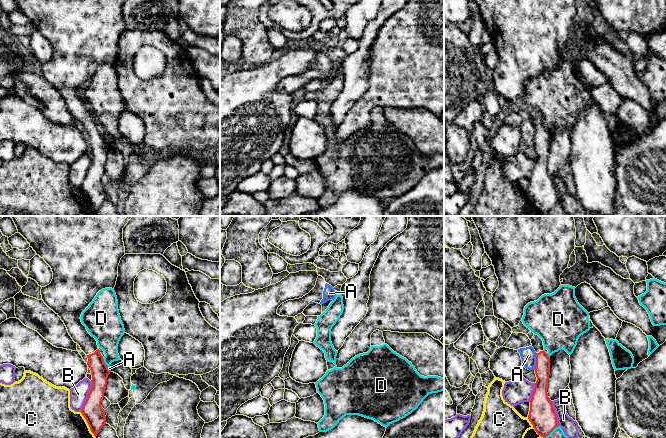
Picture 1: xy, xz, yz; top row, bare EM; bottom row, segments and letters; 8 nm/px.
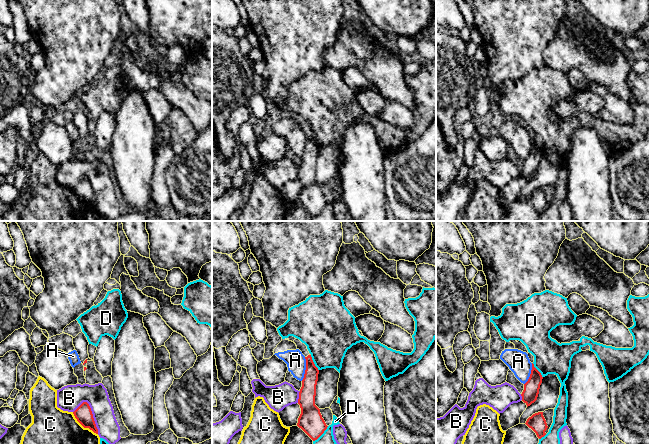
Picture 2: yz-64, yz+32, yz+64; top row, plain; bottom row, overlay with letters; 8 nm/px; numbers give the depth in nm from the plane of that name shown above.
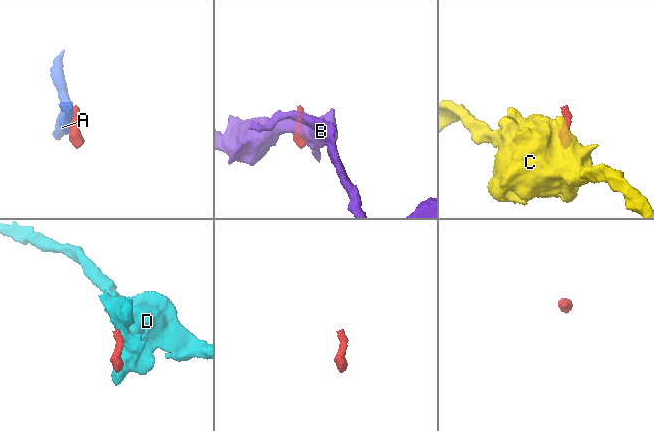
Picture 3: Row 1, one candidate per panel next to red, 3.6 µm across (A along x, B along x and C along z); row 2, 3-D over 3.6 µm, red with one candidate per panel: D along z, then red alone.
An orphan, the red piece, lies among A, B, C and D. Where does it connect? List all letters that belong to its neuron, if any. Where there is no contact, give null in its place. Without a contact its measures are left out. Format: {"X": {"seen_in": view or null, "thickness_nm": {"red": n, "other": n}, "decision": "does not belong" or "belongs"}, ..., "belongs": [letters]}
{"A": {"seen_in": "yz", "thickness_nm": {"red": 130, "other": 130}, "decision": "does not belong"}, "B": {"seen_in": "xy", "thickness_nm": {"red": 160, "other": 140}, "decision": "does not belong"}, "C": {"seen_in": "yz", "thickness_nm": {"red": 220, "other": 280}, "decision": "does not belong"}, "D": {"seen_in": "xy", "thickness_nm": {"red": 140, "other": 240}, "decision": "does not belong"}, "belongs": []}

